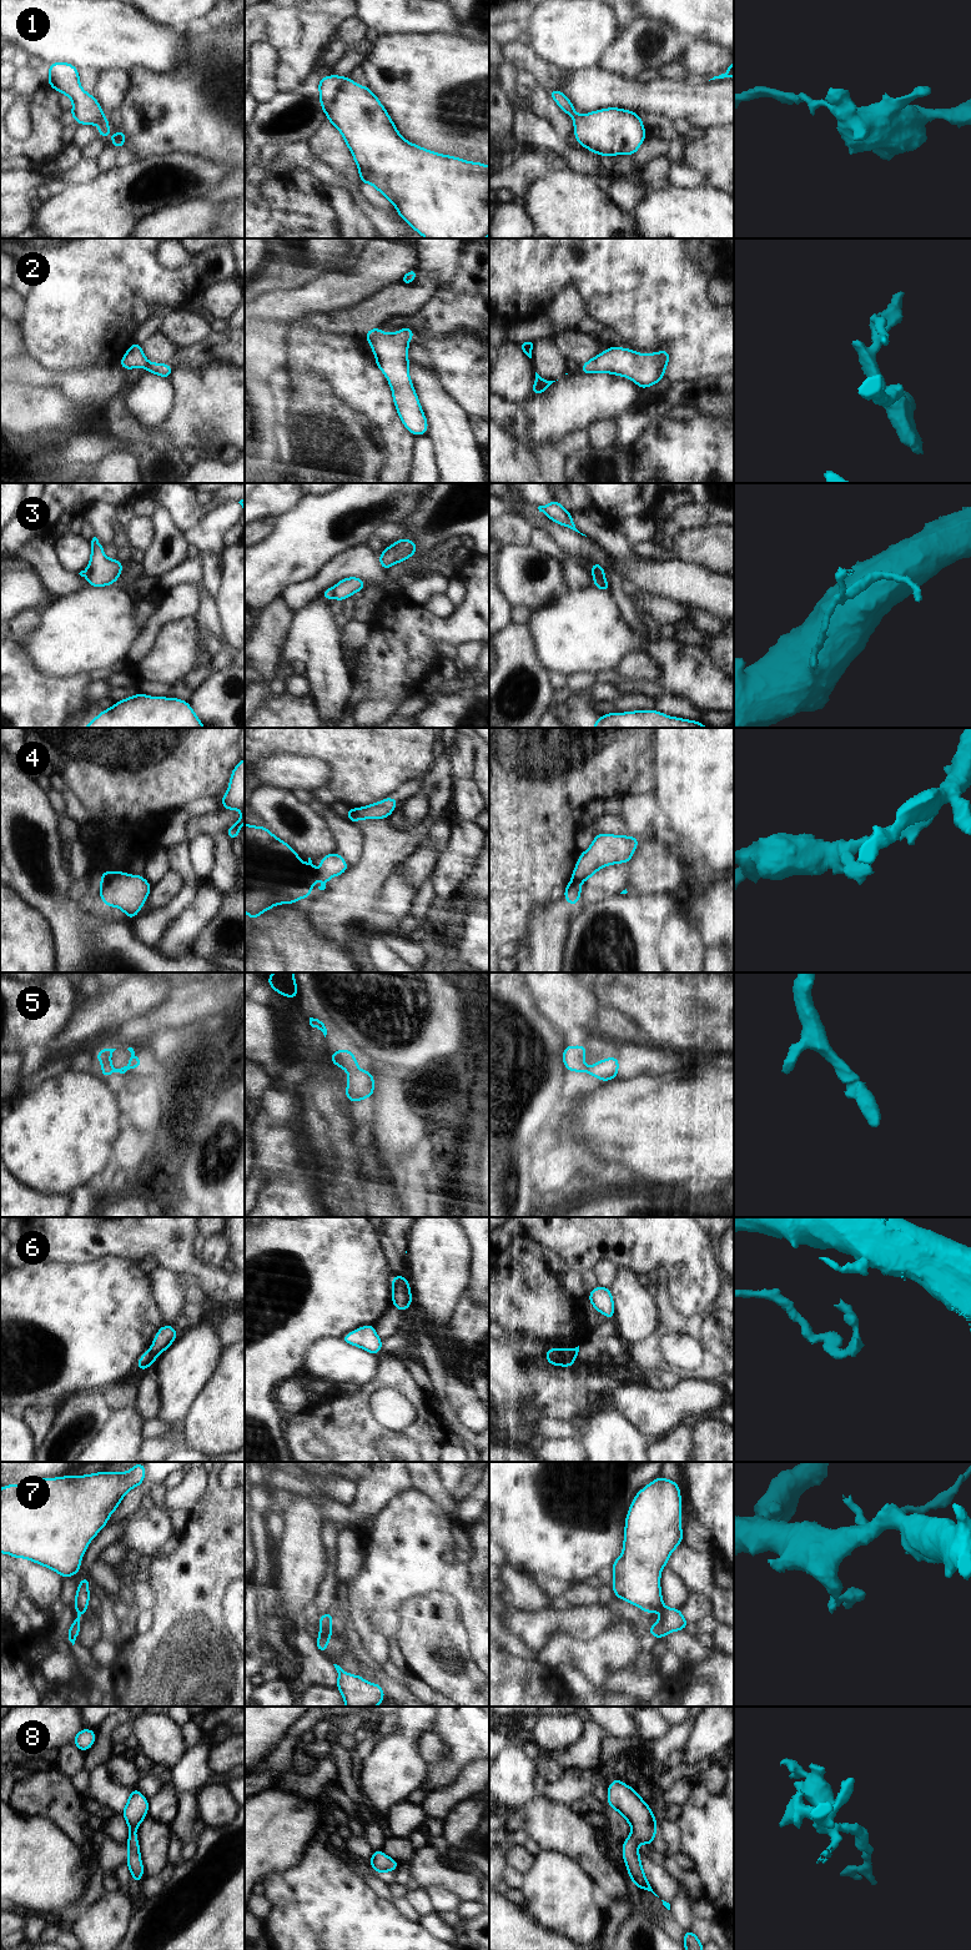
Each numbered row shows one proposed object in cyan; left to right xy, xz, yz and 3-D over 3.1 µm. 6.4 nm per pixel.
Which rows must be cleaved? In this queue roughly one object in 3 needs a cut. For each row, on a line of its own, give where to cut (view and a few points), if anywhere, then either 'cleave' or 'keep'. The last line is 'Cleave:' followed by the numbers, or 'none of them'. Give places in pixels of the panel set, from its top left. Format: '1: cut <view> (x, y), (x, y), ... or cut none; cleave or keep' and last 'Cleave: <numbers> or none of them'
1: cut xz (348, 78), (341, 85), (333, 102), (325, 111); cleave
2: cut none; keep
3: cut xz (331, 588), (333, 597); cleave
4: cut xy (117, 873), (102, 881); cleave
5: cut none; keep
6: cut yz (554, 1348), (574, 1358); cleave
7: cut xz (321, 1633), (328, 1639); cleave
8: cut none; keep
Cleave: 1, 3, 4, 6, 7

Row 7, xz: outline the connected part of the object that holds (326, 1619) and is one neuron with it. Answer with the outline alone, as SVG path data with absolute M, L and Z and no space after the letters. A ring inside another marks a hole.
M327 1612L320 1615L318 1629L321 1634L323 1634L328 1640L332 1639L332 1629L331 1629L332 1623L333 1623L332 1613Z

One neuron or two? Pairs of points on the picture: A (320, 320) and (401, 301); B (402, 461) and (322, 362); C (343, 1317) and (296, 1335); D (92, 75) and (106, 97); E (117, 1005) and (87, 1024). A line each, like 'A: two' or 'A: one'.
A: one
B: one
C: one
D: two
E: one

